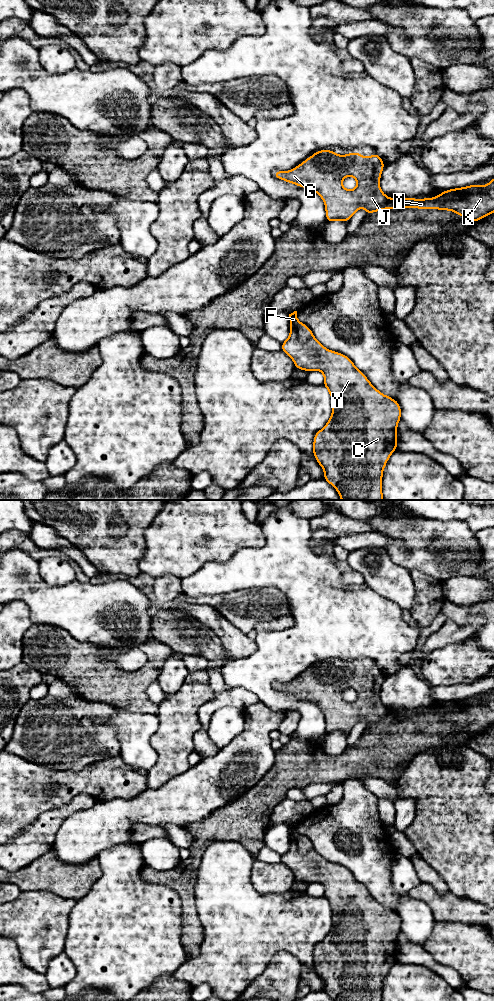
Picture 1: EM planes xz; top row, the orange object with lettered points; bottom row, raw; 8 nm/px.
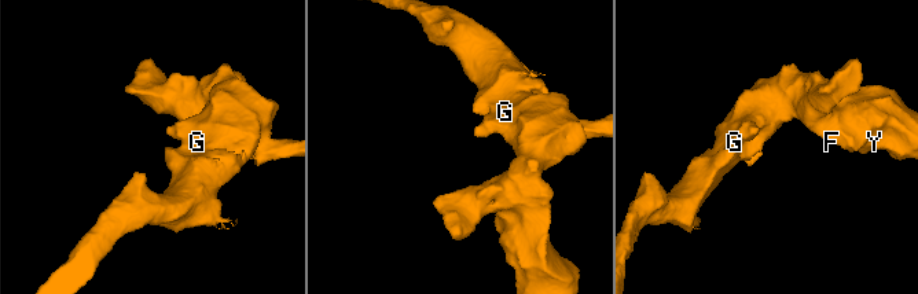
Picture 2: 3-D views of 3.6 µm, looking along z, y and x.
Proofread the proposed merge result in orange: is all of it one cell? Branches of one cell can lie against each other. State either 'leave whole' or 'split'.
split

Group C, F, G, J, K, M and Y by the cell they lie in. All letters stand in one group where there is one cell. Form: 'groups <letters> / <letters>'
groups C F G J Y / K M

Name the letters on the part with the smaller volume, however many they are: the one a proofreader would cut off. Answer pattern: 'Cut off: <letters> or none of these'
Cut off: K, M

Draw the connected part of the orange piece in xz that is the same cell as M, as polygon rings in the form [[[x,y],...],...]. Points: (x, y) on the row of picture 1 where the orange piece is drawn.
[[[494,178],[486,185],[479,183],[461,188],[442,191],[434,198],[391,198],[382,210],[386,209],[438,209],[449,210],[466,220],[477,222],[494,213]]]

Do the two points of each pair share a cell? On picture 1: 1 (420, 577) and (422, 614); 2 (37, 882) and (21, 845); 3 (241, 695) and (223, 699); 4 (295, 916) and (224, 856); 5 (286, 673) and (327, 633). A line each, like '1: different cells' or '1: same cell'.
1: same cell
2: different cells
3: same cell
4: same cell
5: same cell

